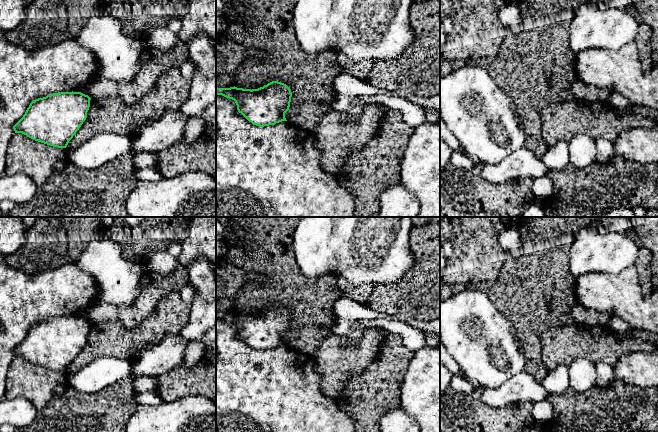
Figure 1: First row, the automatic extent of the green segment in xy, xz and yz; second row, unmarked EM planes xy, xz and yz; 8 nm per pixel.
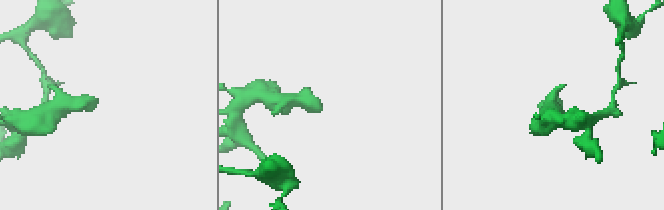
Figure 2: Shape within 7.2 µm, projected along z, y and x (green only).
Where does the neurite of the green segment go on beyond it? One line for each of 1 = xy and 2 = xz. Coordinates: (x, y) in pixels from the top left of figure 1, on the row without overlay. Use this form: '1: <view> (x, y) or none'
1: none
2: none

